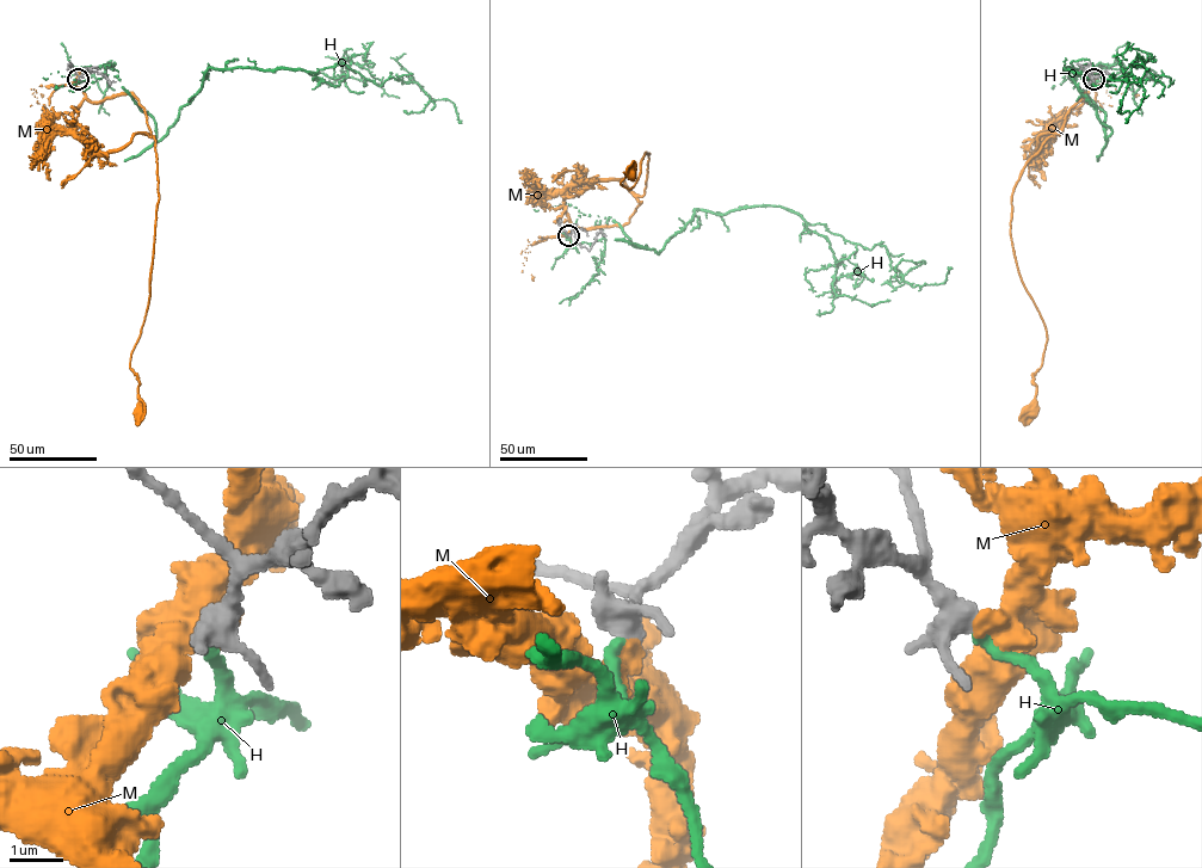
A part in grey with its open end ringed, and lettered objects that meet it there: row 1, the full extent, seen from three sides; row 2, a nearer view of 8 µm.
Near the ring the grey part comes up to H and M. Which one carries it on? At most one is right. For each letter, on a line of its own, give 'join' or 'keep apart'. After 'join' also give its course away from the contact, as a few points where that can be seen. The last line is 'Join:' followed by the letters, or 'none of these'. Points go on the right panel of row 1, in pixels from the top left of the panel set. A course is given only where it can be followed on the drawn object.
H: join; it runs (1095, 78), (1073, 87), (1074, 74), (1104, 112), (1107, 141), (1064, 68), (1140, 82), (1127, 121)
M: keep apart
Join: H

